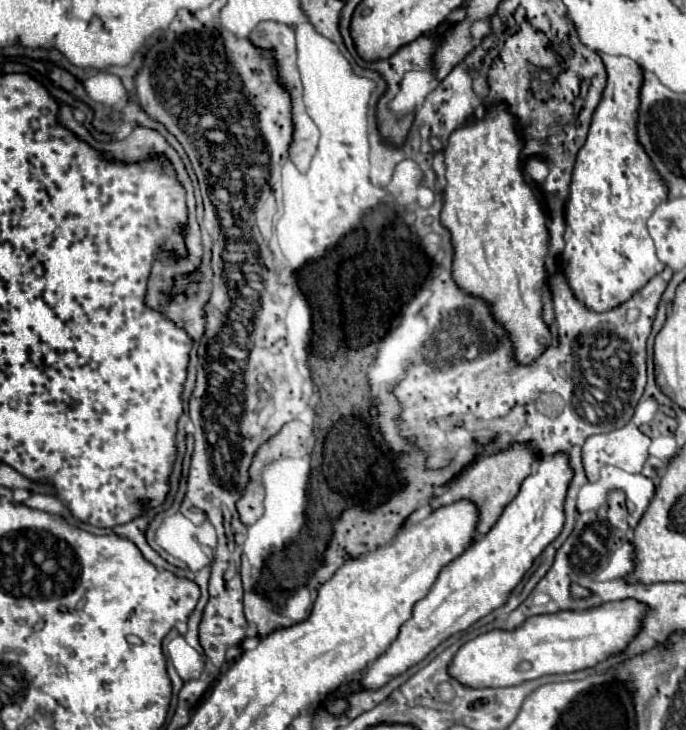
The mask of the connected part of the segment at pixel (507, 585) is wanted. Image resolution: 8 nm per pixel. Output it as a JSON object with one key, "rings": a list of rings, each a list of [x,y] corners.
{"rings":[[[560,451],[540,457],[534,471],[524,479],[518,495],[504,509],[496,525],[486,535],[480,535],[462,557],[446,565],[430,593],[414,605],[412,617],[402,625],[398,639],[366,673],[362,673],[362,685],[368,689],[382,687],[446,641],[448,631],[452,631],[452,635],[460,633],[490,611],[502,607],[516,585],[524,579],[526,571],[534,565],[534,559],[560,535],[564,525],[564,499],[572,477],[574,469],[568,453]]]}

